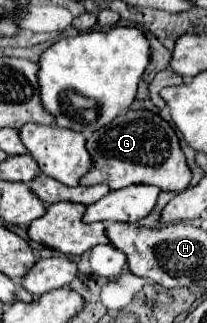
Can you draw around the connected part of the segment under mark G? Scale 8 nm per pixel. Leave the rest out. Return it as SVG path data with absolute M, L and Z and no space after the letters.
M151 111L119 113L111 125L95 131L87 139L85 147L91 153L93 169L83 175L79 185L105 183L111 189L123 189L127 185L155 185L161 191L179 193L187 189L191 181L191 171L185 163L175 129Z

